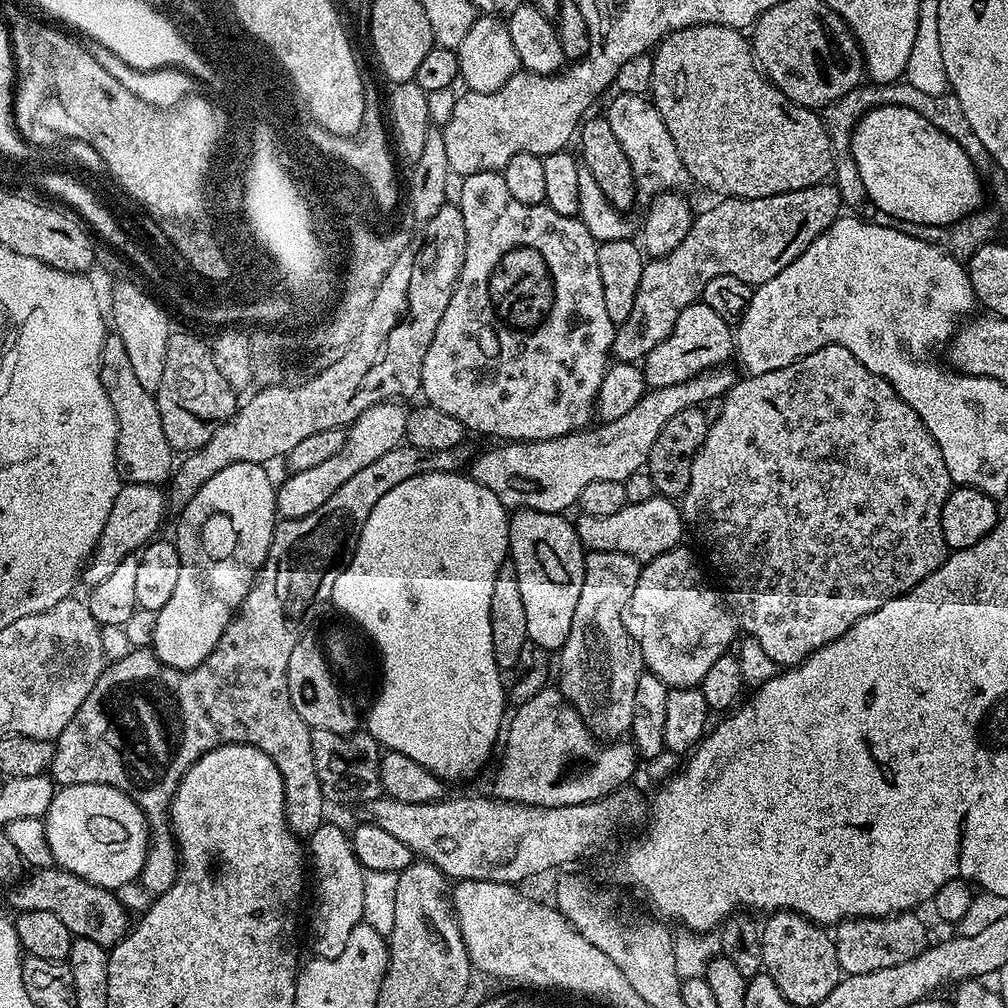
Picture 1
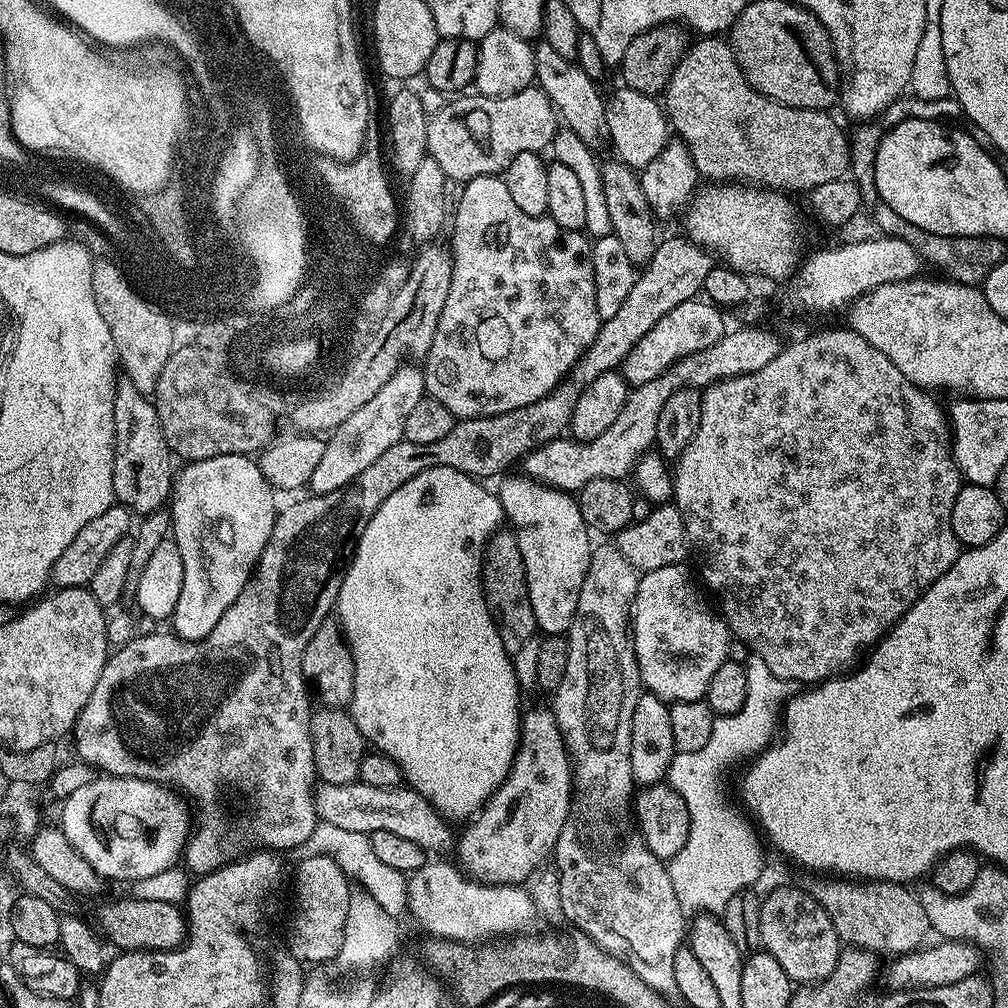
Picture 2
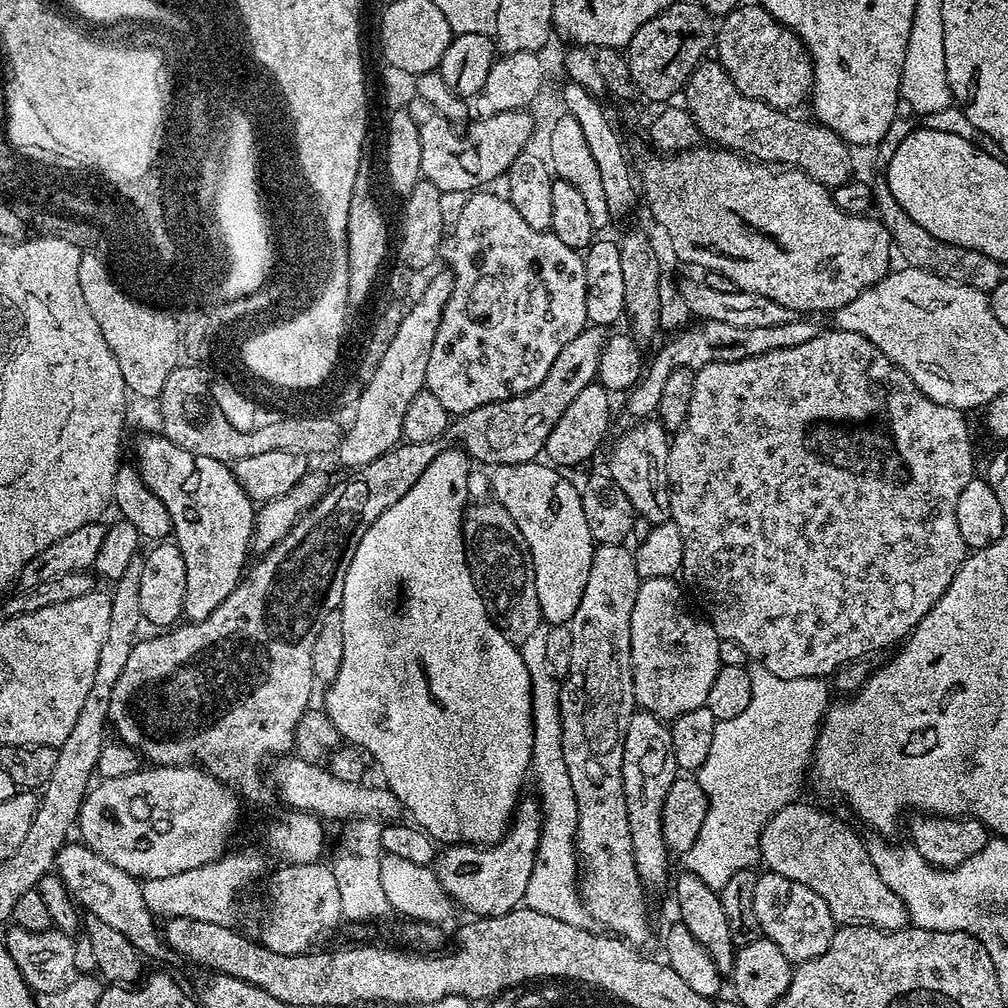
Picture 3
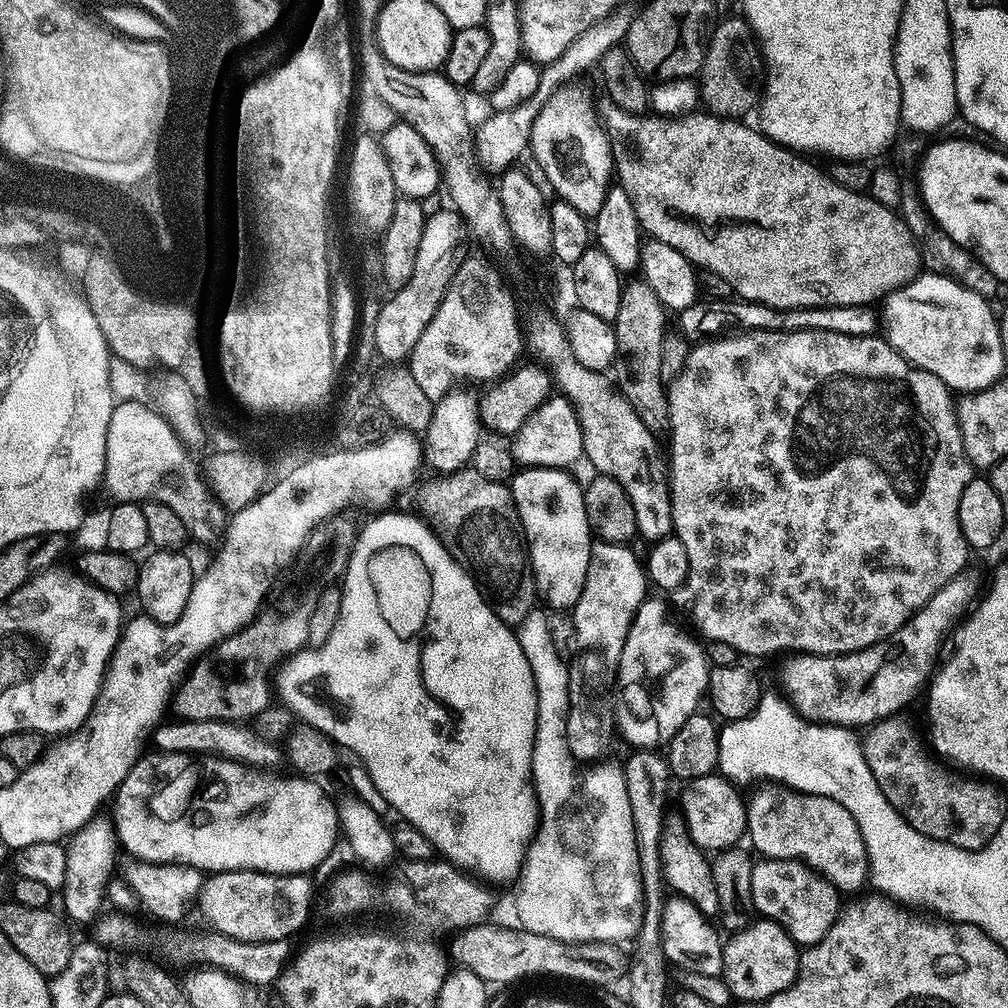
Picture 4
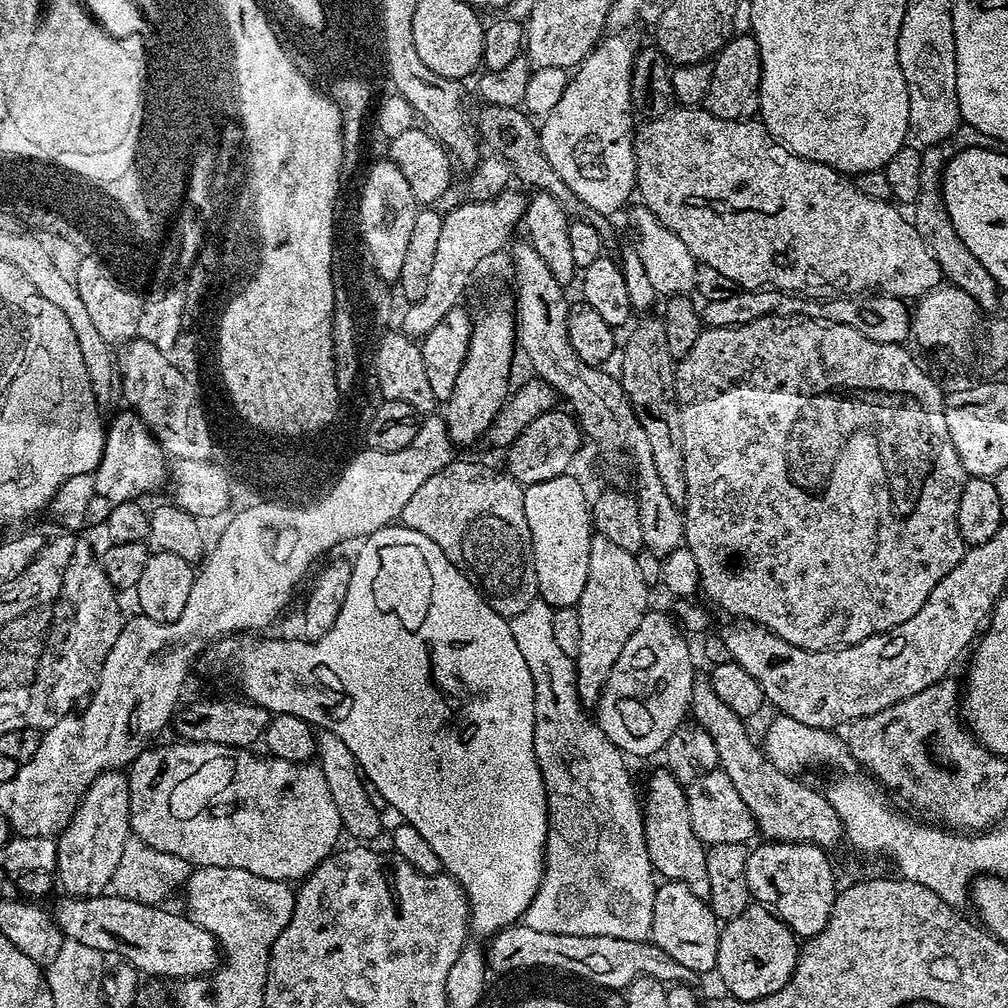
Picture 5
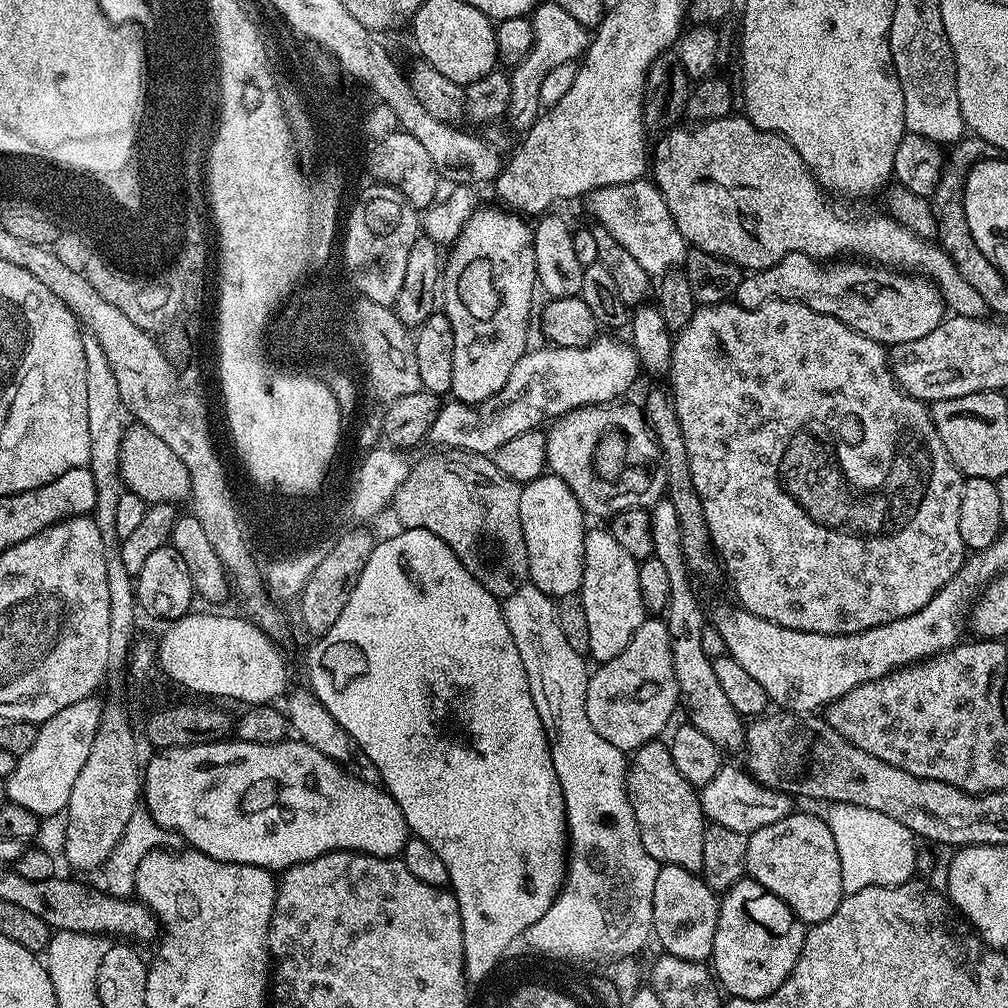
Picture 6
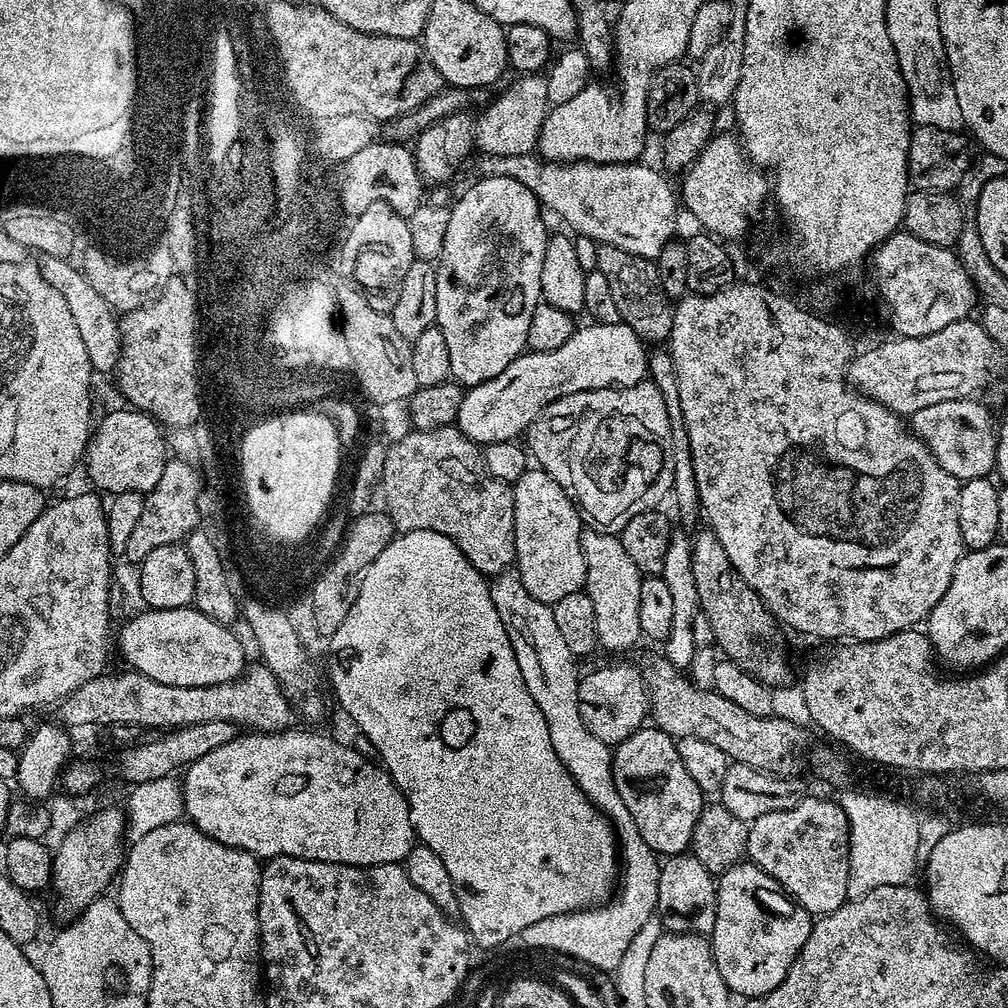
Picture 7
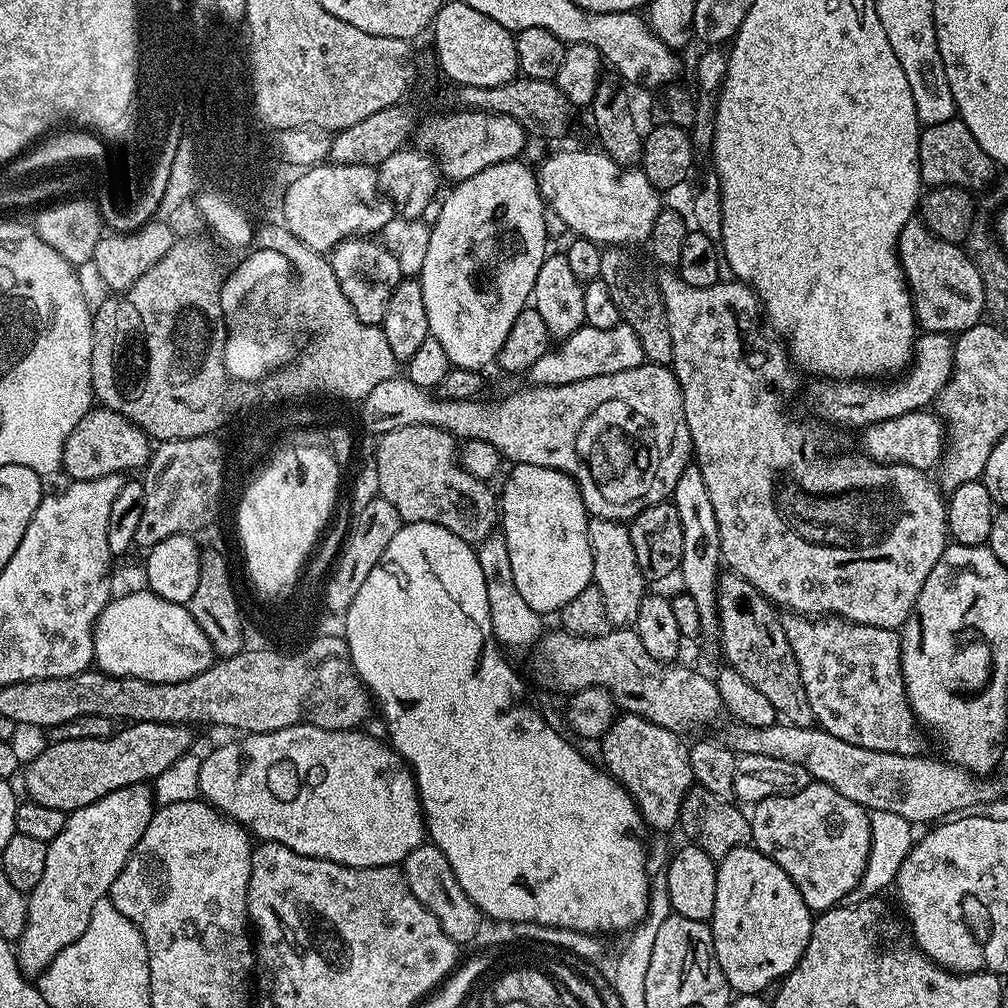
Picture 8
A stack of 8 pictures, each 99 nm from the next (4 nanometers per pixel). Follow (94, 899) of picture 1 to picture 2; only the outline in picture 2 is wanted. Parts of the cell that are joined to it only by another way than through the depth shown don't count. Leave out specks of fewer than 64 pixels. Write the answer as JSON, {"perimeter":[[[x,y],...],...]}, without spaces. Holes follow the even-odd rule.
{"perimeter":[[[131,896],[110,900],[99,906],[96,922],[99,933],[119,951],[169,952],[187,939],[187,917],[183,909],[158,900],[140,900]]]}

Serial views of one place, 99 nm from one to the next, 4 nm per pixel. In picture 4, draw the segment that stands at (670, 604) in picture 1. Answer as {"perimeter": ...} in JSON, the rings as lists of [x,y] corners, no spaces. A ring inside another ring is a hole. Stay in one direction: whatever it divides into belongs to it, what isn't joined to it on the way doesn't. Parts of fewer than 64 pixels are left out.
{"perimeter":[[[645,598],[638,606],[626,646],[622,646],[618,673],[620,704],[618,700],[615,705],[619,735],[640,750],[653,749],[656,743],[667,745],[678,726],[696,713],[701,707],[700,696],[702,700],[707,693],[710,671],[705,645],[691,631],[688,633],[672,621],[666,601],[652,599]]]}

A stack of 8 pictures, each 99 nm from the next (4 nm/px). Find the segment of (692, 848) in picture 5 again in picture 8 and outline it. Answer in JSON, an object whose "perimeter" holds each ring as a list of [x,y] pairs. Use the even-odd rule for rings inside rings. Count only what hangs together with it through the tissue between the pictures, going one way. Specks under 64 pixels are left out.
{"perimeter":[[[631,714],[617,715],[608,733],[599,741],[598,747],[604,755],[603,767],[608,775],[613,776],[632,796],[636,803],[636,809],[640,811],[640,819],[645,825],[648,824],[656,832],[668,832],[675,829],[680,822],[680,811],[686,794],[694,787],[690,762],[688,761],[688,748],[683,744],[677,733],[666,730],[654,722],[650,722],[641,716]]]}

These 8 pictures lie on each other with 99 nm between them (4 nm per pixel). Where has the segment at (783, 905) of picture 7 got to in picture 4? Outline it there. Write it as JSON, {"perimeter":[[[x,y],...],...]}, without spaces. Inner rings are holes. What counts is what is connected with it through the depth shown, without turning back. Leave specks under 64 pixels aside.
{"perimeter":[[[767,918],[753,919],[749,928],[743,928],[741,932],[731,933],[724,944],[724,970],[722,975],[737,1001],[749,1000],[749,1002],[755,1002],[765,1000],[782,990],[786,990],[796,980],[796,971],[799,969],[800,952],[798,951],[798,945],[788,937],[784,927],[774,920]]]}

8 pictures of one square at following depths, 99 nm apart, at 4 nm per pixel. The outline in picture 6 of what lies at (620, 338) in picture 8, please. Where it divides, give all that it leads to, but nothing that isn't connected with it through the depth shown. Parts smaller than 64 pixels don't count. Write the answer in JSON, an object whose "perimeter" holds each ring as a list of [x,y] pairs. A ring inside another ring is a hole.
{"perimeter":[[[603,336],[584,348],[543,346],[537,352],[525,352],[518,366],[510,370],[506,386],[502,386],[502,390],[498,390],[498,394],[486,402],[475,406],[459,402],[445,403],[434,420],[428,440],[436,443],[435,447],[440,450],[477,452],[487,456],[496,452],[498,446],[510,442],[510,438],[537,431],[575,408],[609,405],[627,397],[624,395],[631,390],[636,375],[642,372],[636,350],[625,341],[624,345],[620,340]]]}

